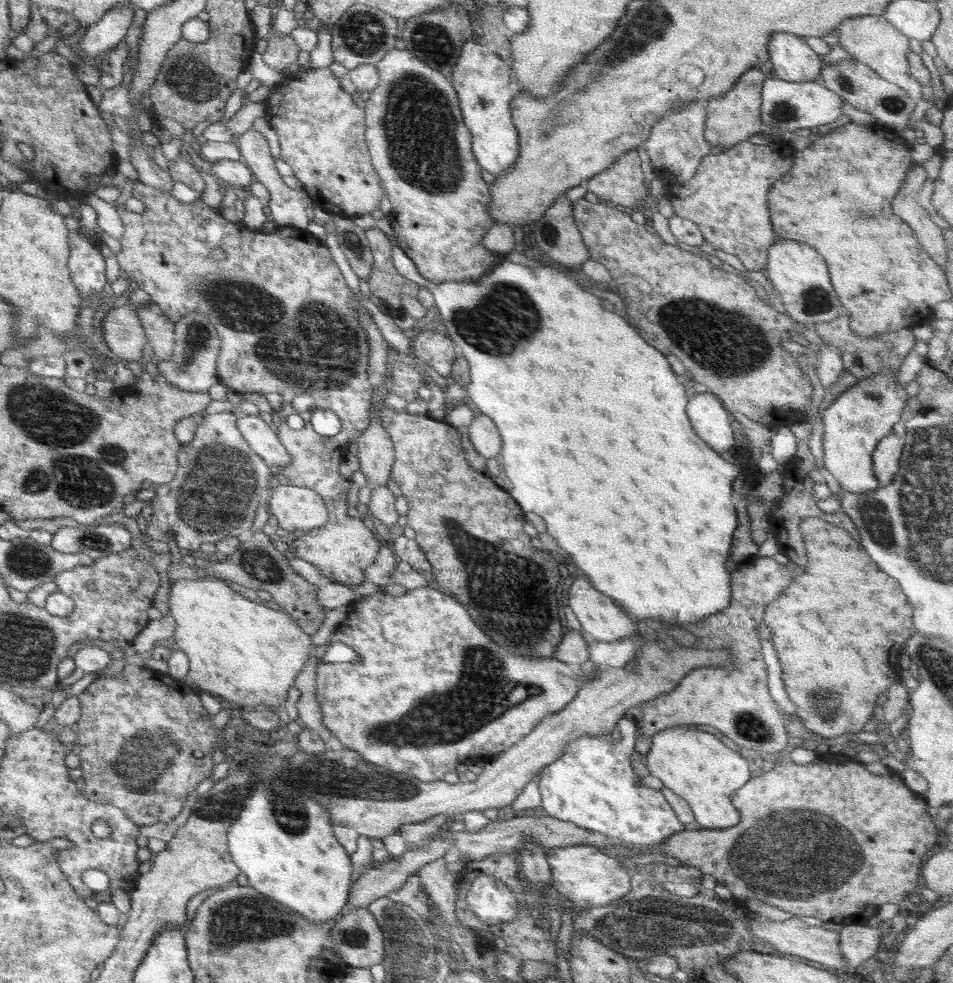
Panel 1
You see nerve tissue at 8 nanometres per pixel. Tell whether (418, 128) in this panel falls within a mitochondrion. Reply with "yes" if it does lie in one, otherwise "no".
yes

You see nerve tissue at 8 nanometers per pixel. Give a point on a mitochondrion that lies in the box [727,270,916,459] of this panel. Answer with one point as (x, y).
(815, 300)

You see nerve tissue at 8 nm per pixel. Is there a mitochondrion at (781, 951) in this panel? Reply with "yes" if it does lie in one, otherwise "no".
no

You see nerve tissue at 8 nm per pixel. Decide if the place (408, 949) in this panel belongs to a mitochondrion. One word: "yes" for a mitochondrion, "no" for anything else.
yes

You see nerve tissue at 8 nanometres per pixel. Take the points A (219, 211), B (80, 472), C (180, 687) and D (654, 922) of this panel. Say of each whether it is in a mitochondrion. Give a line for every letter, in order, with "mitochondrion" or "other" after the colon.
A: other
B: mitochondrion
C: other
D: mitochondrion

